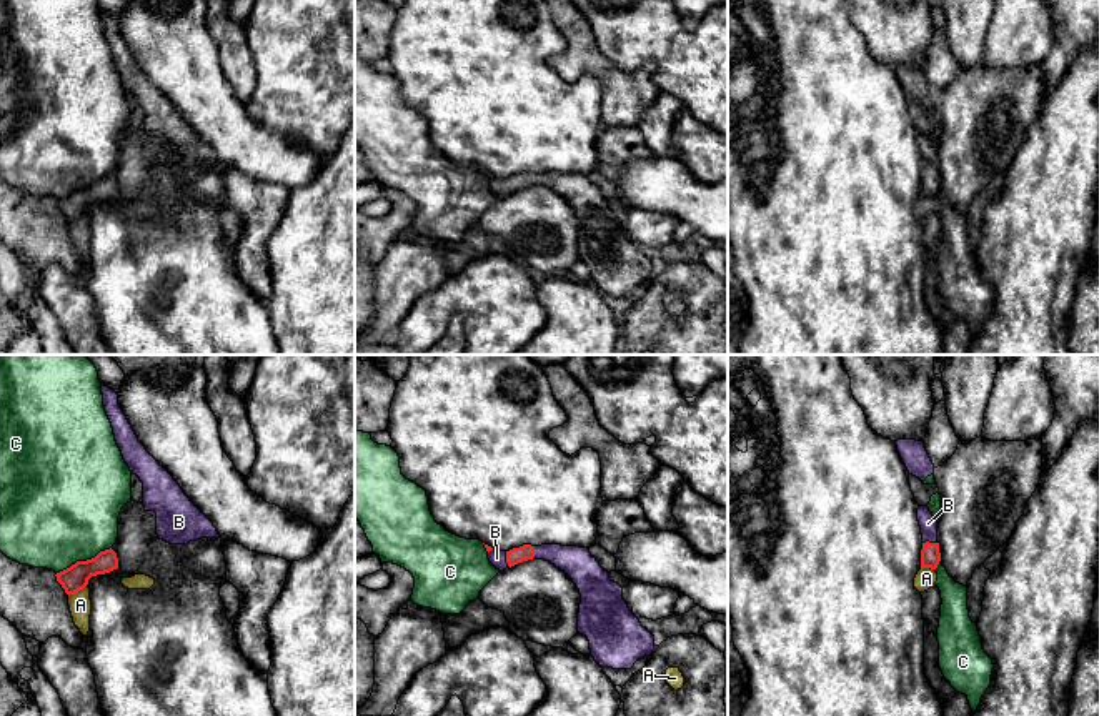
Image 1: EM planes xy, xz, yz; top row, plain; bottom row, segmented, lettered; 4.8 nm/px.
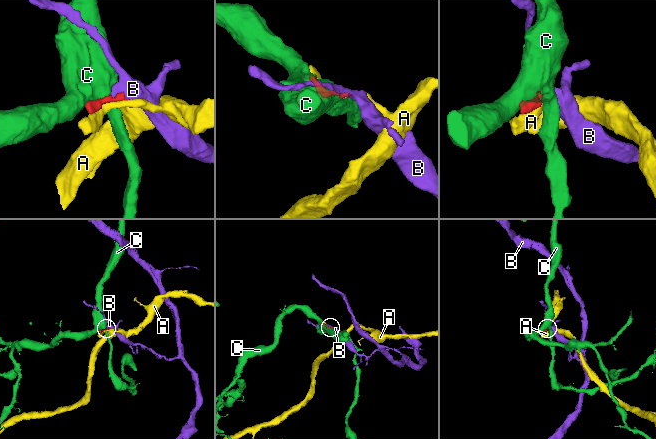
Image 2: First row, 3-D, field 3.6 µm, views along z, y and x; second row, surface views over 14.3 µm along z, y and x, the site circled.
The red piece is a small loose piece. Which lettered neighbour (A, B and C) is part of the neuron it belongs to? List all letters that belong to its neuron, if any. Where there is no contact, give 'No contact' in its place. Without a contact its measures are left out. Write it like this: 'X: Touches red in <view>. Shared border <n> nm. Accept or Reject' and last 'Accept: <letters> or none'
A: Touches red in xy. Shared border 120 nm. Reject
B: Touches red in xz. Shared border 80 nm. Accept
C: Touches red in xy. Shared border 300 nm. Reject
Accept: B

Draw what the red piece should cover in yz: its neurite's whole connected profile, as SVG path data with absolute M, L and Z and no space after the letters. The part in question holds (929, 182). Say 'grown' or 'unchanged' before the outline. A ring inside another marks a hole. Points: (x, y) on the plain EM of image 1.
grown; M927 133L917 135L917 148L922 162L921 195L936 196L941 188L937 170L937 147Z

